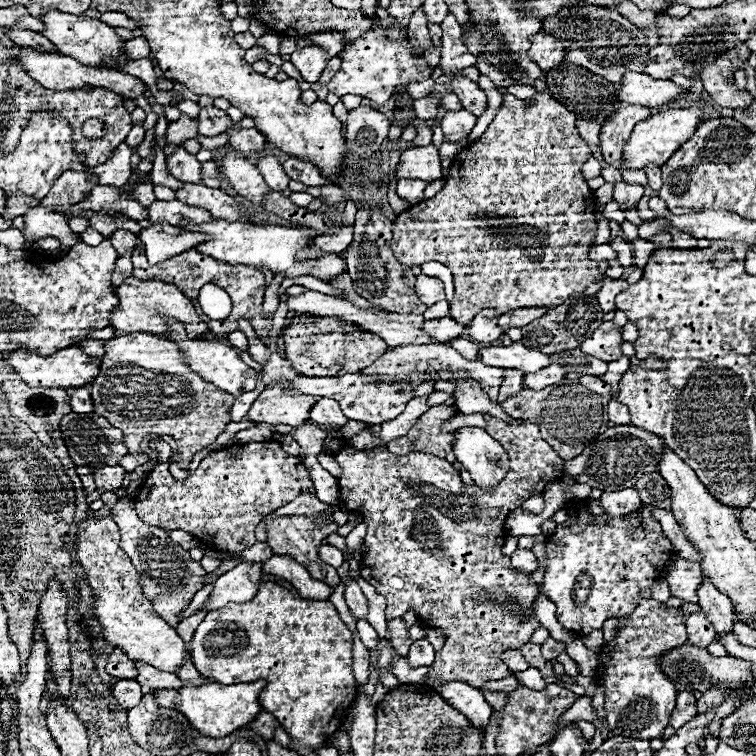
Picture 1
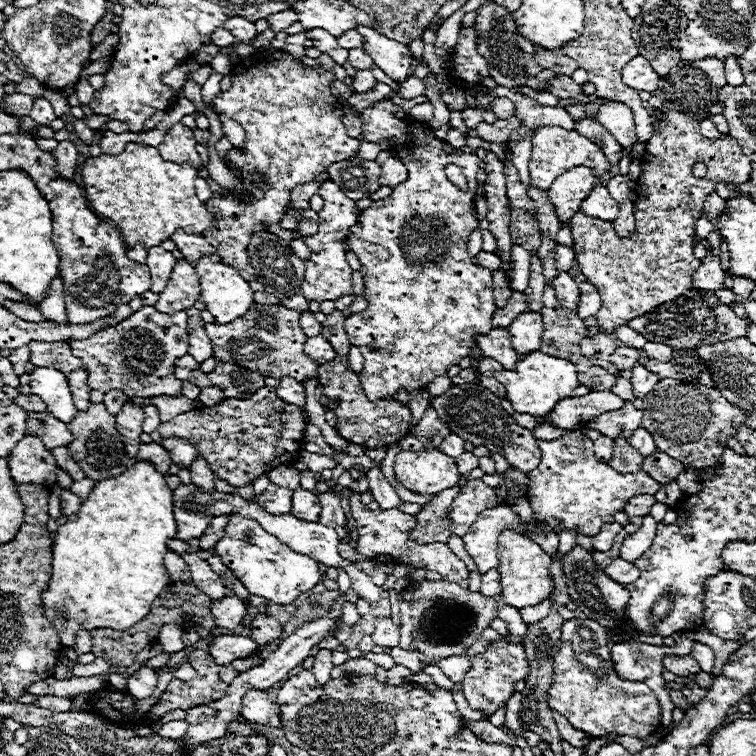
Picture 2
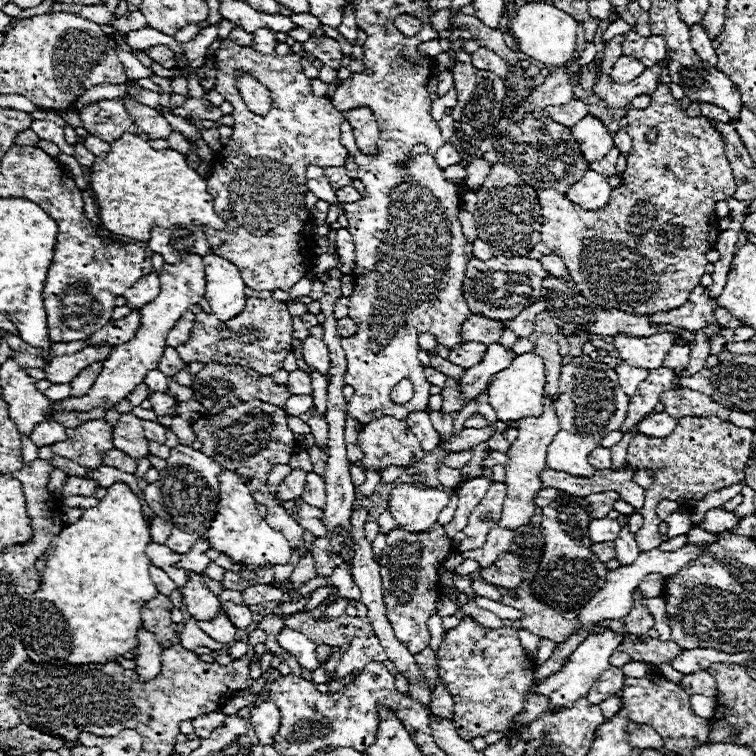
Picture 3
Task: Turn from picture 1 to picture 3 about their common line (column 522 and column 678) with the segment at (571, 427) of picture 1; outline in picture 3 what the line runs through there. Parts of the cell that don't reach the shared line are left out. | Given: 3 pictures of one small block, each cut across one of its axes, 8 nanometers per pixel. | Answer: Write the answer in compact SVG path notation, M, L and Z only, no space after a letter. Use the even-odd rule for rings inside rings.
M680 388L680 390L664 390L660 394L660 402L664 404L664 412L670 414L672 418L684 418L684 416L718 416L718 418L728 418L730 410L718 402L714 402L710 396L690 390L690 388Z

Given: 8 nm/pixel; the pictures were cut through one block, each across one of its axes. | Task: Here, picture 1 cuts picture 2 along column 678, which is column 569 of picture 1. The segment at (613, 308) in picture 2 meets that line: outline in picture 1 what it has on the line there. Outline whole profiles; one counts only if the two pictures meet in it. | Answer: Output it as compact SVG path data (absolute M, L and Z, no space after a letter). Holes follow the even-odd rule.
M538 92L534 98L534 106L526 108L526 100L520 100L512 94L504 94L504 102L496 114L496 118L492 120L492 124L488 126L488 130L474 142L470 144L464 152L460 152L452 166L450 166L450 174L444 180L444 190L430 200L424 200L412 208L408 208L406 212L398 214L394 228L392 228L392 252L394 256L406 264L406 266L420 266L424 262L442 262L444 266L448 266L454 274L454 302L450 304L450 316L456 322L462 324L470 324L472 318L484 310L484 308L498 308L502 314L520 306L560 306L560 302L564 302L566 298L570 298L576 292L584 292L588 296L594 296L596 290L600 290L602 282L600 278L604 278L598 270L598 264L588 260L588 250L592 246L594 234L596 234L596 200L594 196L590 198L590 188L582 176L582 164L590 158L590 148L586 146L586 142L580 138L578 128L576 128L576 116L572 112L568 112L558 100L554 100L550 94L546 92Z

